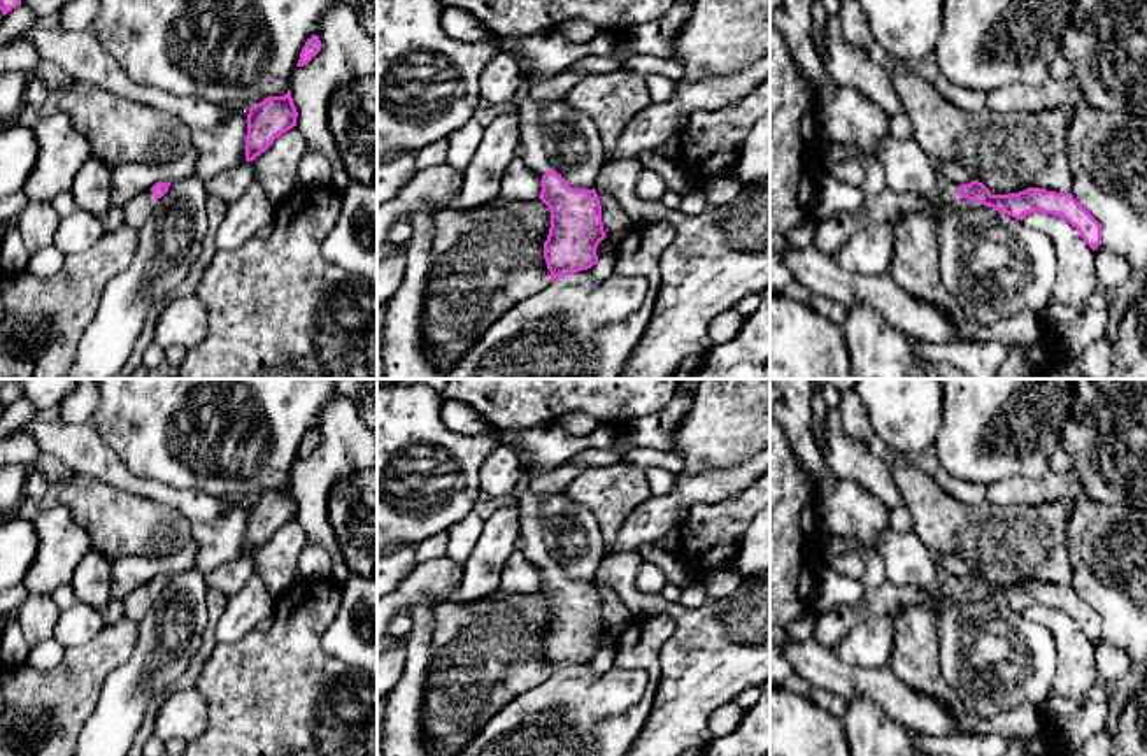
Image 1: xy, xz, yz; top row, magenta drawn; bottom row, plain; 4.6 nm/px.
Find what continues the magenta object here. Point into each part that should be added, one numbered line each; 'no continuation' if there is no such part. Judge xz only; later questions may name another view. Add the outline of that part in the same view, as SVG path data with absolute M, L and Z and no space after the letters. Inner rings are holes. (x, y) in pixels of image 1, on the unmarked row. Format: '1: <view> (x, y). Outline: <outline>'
1: xz (530, 504). Outline: M530 489L519 498L521 542L519 549L526 560L540 570L552 563L542 538L542 505L551 493L531 493Z

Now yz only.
1: yz (947, 584). Outline: M940 570L940 575L938 575L938 588L944 595L949 595L958 602L972 602L977 598L977 595L973 595L973 593L961 591L958 588L956 577L945 574L944 570Z

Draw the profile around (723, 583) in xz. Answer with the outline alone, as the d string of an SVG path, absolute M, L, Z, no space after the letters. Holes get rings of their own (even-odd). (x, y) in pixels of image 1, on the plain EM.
M731 568L710 570L702 575L702 584L710 600L731 596L740 586L740 581L742 577Z

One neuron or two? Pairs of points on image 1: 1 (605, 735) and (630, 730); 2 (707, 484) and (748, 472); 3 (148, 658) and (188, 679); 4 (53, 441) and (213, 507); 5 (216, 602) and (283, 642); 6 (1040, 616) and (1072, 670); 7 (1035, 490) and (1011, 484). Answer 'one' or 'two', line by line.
1: one
2: one
3: two
4: one
5: two
6: one
7: one

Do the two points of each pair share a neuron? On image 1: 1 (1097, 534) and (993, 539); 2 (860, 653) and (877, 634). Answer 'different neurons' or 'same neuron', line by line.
1: different neurons
2: same neuron

